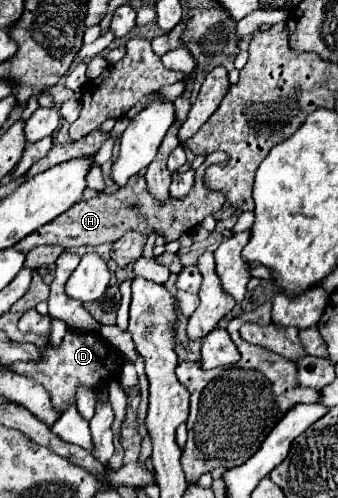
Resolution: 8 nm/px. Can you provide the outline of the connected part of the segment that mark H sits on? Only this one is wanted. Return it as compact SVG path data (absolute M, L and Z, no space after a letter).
M224 151L210 153L206 157L206 161L198 167L194 187L190 189L190 193L184 199L170 197L168 201L156 201L148 193L148 185L146 185L144 175L136 175L134 179L130 179L130 183L126 187L120 187L114 195L98 195L88 201L80 199L78 203L74 203L74 207L70 207L58 219L54 219L54 223L40 227L38 231L34 231L34 235L28 235L28 239L22 239L16 245L22 247L22 251L30 251L32 247L46 245L46 243L60 245L64 249L72 249L72 247L80 247L80 245L114 243L128 231L138 231L142 235L156 231L158 235L166 237L166 243L176 241L180 235L192 233L196 229L196 225L202 223L202 219L206 219L208 215L214 215L216 211L222 209L222 203L226 201L226 197L220 191L206 191L202 187L202 175L208 165L226 163L226 159L228 159L228 155Z

